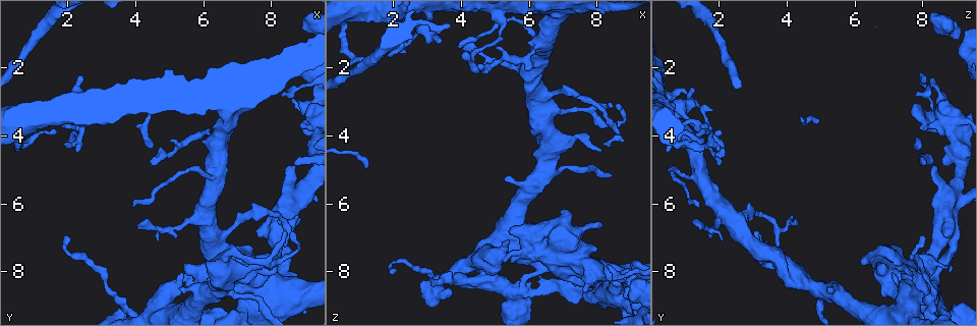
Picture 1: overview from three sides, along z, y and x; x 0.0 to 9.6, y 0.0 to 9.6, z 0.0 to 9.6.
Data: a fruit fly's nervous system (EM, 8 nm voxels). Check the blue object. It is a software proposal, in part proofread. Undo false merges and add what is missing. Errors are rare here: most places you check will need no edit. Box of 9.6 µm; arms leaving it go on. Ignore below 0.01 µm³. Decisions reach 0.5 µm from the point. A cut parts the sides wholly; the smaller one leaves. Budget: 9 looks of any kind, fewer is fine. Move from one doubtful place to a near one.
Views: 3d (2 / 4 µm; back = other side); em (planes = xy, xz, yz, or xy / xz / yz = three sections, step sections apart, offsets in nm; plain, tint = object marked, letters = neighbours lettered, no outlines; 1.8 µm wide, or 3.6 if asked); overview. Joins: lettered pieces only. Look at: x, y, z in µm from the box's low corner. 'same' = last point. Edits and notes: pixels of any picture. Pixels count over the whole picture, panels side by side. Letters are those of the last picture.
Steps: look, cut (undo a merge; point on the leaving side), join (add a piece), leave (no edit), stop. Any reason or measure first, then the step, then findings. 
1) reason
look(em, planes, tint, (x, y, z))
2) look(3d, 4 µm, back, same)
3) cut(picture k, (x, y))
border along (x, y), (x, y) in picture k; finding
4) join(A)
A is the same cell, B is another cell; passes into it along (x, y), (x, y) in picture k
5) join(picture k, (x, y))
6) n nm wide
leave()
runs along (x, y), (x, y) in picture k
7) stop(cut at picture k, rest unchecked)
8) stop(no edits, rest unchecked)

an open end
look(3d, 2 µm, (8.15, 6.45, 4.20))

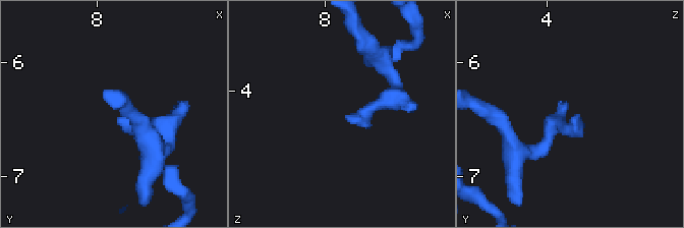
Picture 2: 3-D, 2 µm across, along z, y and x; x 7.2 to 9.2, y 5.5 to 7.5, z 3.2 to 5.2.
now the EM
look(em, 3.6 µm, xy, step 8, tint, (8.18, 6.50, 4.18))

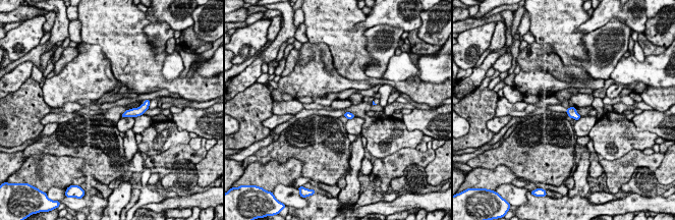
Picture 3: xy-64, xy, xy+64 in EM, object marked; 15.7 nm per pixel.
cut it another way
look(em, 3.6 µm, planes, letters, same)

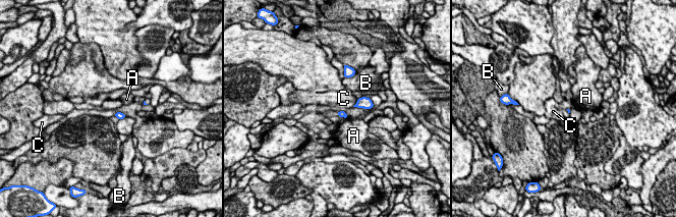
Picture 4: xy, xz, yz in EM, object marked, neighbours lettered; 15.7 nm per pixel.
leave()
A, B and C are other cells; border along (357, 99), (352, 106) in picture 4; no lettered piece goes on from it

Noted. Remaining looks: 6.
branch point
look(3d, 4 µm, (8.10, 7.15, 8.45))

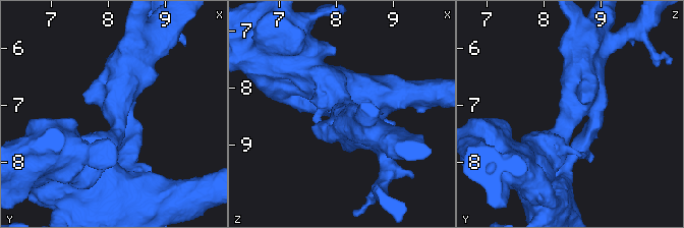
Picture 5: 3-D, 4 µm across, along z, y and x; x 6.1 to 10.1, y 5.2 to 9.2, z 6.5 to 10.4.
shape alone is not enough
look(em, 3.6 µm, xy, step 8, tint, (8.15, 7.05, 8.45))

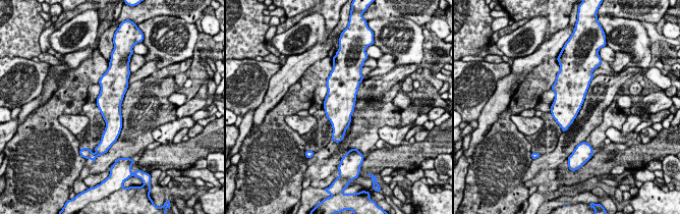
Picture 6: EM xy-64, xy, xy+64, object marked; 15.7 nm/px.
cut it another way
look(em, 3.6 µm, planes, letters, same)

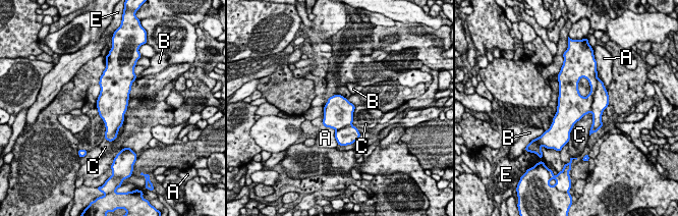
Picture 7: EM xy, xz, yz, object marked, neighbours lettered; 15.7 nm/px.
leave()
A, B, C and E are other cells; border along (558, 80), (558, 105), (555, 114) in picture 7; continuous, no second neuron

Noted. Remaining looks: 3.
free end
look(3d, 4 µm, (8.70, 4.80, 8.05))

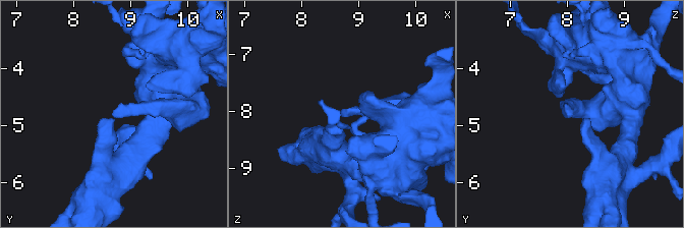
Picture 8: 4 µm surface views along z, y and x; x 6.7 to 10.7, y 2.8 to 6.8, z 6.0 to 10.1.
need the tissue
look(em, xy, step 4, tint, (8.65, 4.80, 8.05))

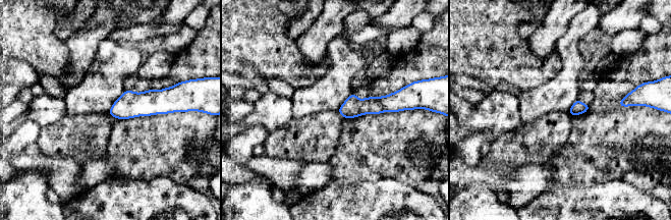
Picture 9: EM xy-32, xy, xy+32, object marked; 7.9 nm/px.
cut it another way
look(em, planes, letters, same)

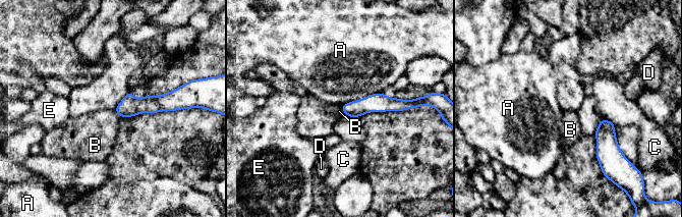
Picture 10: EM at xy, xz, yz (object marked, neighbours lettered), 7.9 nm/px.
130 nm wide
leave()
A, B, C, D and E are other cells; border along (114, 110), (120, 116) in picture 10; none of them fits

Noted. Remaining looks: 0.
stop(no edits, rest unchecked)

